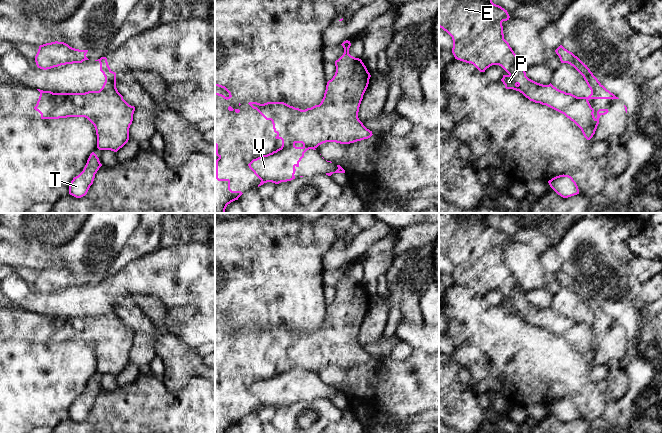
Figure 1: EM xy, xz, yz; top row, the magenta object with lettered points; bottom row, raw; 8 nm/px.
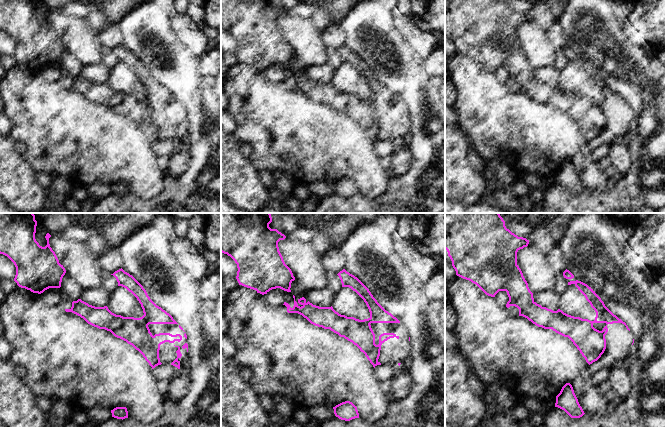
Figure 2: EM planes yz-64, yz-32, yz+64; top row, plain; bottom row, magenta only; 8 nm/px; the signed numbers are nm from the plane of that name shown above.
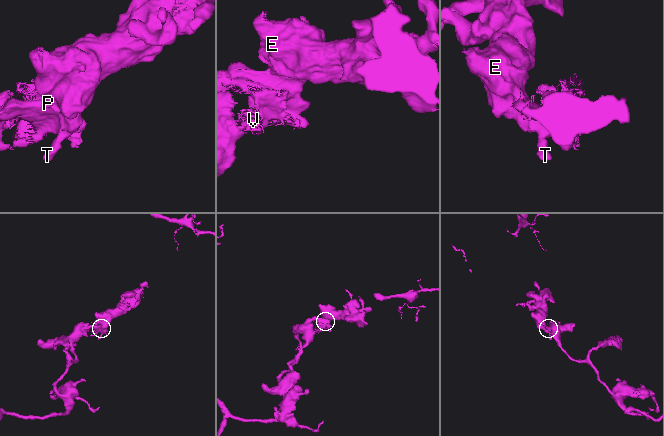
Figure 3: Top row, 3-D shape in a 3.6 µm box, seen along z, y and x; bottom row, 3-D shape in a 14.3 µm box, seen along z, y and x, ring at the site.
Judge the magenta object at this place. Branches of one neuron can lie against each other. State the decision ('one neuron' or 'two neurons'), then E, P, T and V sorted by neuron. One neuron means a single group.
one neuron | E P T V

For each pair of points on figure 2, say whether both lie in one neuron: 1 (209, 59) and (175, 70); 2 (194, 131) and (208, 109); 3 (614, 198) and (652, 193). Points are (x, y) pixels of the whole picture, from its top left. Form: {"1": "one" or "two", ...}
{"1": "two", "2": "one", "3": "two"}

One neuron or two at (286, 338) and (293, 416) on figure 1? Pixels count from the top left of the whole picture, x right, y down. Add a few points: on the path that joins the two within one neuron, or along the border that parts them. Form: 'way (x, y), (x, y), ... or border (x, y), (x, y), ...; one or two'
border (295, 402), (289, 405), (281, 405), (277, 408); two

